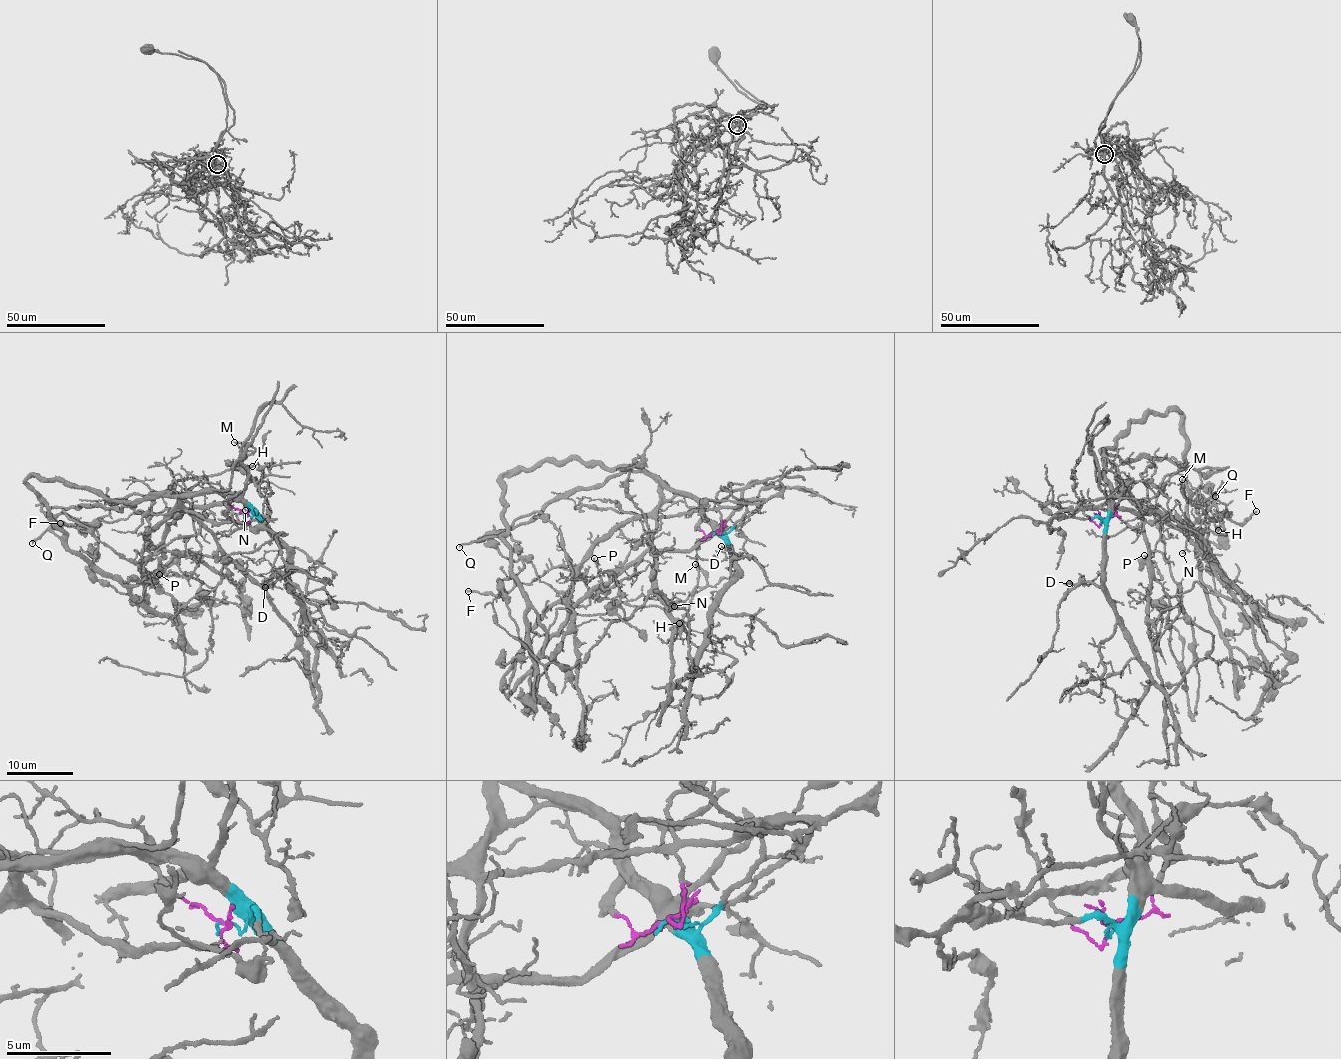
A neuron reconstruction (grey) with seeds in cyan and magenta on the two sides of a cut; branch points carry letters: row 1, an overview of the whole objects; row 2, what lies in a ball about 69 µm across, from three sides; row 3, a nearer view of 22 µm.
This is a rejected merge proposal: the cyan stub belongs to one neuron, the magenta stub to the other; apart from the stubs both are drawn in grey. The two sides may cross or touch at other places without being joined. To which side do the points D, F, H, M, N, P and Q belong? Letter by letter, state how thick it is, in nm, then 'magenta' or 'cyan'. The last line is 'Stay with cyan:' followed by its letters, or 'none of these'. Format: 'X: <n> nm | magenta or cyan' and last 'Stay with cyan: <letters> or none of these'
D: 100 nm | cyan
F: 180 nm | magenta
H: 360 nm | magenta
M: 150 nm | magenta
N: 90 nm | magenta
P: 130 nm | cyan
Q: 180 nm | cyan
Stay with cyan: D, P, Q

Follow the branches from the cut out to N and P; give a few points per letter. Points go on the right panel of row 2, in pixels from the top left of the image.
N: (1104, 517), (1099, 525), (1084, 512), (1127, 490), (1181, 527), (1225, 511), (1202, 522), (1182, 552)
P: (1104, 517), (1127, 508), (1162, 518), (1149, 563), (1160, 580), (1144, 555)

